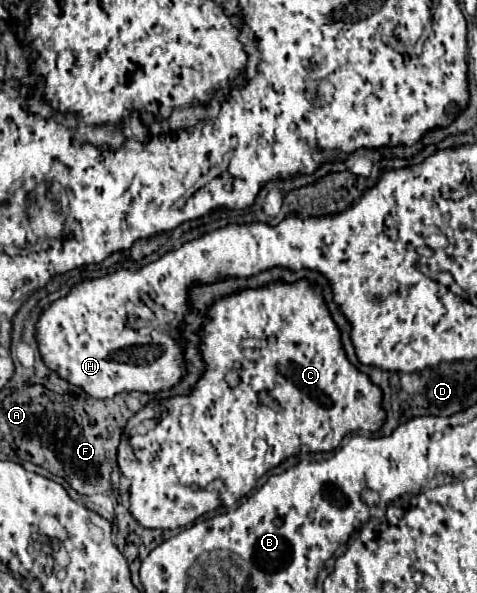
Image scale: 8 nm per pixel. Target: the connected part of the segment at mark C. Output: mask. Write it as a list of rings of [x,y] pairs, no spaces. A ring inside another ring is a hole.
[[[301,280],[295,284],[271,284],[271,286],[263,286],[259,290],[245,290],[227,298],[221,298],[215,302],[215,306],[211,308],[211,322],[205,326],[203,330],[203,358],[207,360],[207,372],[205,376],[199,380],[197,388],[189,394],[189,396],[177,396],[177,408],[155,408],[155,406],[147,406],[141,412],[137,412],[129,422],[127,422],[127,432],[121,438],[121,446],[117,450],[117,460],[119,460],[119,470],[123,476],[127,476],[131,480],[131,514],[135,516],[135,520],[143,526],[143,528],[159,528],[159,530],[177,530],[183,528],[187,524],[193,524],[199,516],[215,510],[217,506],[235,506],[239,502],[239,498],[243,498],[249,490],[253,490],[255,482],[271,468],[275,468],[277,464],[281,464],[287,456],[297,454],[303,446],[307,446],[311,452],[329,452],[341,446],[341,440],[347,432],[351,430],[367,430],[367,432],[377,432],[385,412],[381,408],[381,390],[363,374],[359,372],[355,366],[349,364],[345,352],[341,350],[341,338],[339,338],[339,328],[333,324],[325,302],[321,300],[321,294],[315,286],[311,286],[309,282]],[[235,376],[239,378],[235,384],[229,382],[229,378]],[[215,480],[223,480],[225,490],[223,492],[207,492],[207,490],[199,490],[193,492],[189,490],[189,484],[197,484],[201,488],[205,488],[207,484],[215,482]]]

